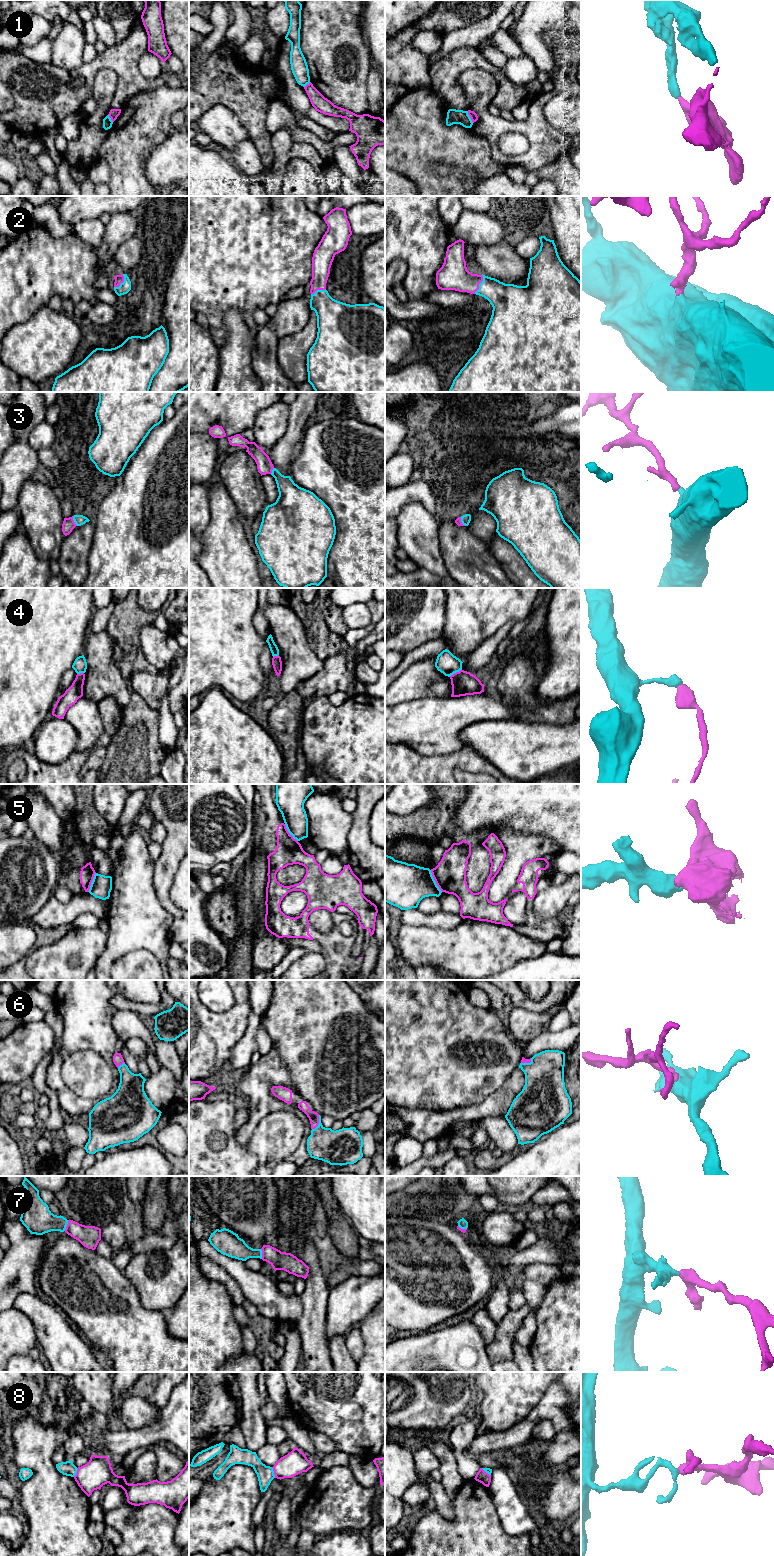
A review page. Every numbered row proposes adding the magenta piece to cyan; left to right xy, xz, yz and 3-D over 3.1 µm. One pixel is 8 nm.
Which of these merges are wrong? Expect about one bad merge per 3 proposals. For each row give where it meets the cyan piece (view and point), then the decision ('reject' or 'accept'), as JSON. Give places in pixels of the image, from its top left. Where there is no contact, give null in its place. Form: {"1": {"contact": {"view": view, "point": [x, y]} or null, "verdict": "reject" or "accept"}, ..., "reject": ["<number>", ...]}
{"1": {"contact": {"view": "yz", "point": [469, 117]}, "verdict": "reject"}, "2": {"contact": {"view": "yz", "point": [479, 284]}, "verdict": "accept"}, "3": {"contact": {"view": "xy", "point": [74, 521]}, "verdict": "accept"}, "4": {"contact": {"view": "yz", "point": [455, 672]}, "verdict": "reject"}, "5": {"contact": {"view": "yz", "point": [434, 881]}, "verdict": "reject"}, "6": {"contact": {"view": "xz", "point": [319, 1123]}, "verdict": "accept"}, "7": {"contact": {"view": "xy", "point": [66, 1225]}, "verdict": "accept"}, "8": {"contact": {"view": "xz", "point": [273, 1472]}, "verdict": "reject"}, "reject": ["1", "4", "5", "8"]}

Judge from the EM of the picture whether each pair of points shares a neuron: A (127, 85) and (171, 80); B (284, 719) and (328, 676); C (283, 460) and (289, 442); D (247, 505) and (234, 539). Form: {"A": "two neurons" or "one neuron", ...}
{"A": "one neuron", "B": "one neuron", "C": "one neuron", "D": "two neurons"}

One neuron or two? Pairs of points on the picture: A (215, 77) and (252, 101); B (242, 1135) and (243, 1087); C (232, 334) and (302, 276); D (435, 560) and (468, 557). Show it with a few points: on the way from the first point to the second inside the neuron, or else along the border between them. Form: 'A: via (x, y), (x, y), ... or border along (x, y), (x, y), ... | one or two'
A: via (224, 80), (230, 81), (243, 94) | one
B: via (252, 1123), (254, 1119), (254, 1099) | one
C: border along (224, 312), (236, 308), (243, 321), (253, 329) | two
D: border along (438, 536), (441, 556), (449, 574) | two

